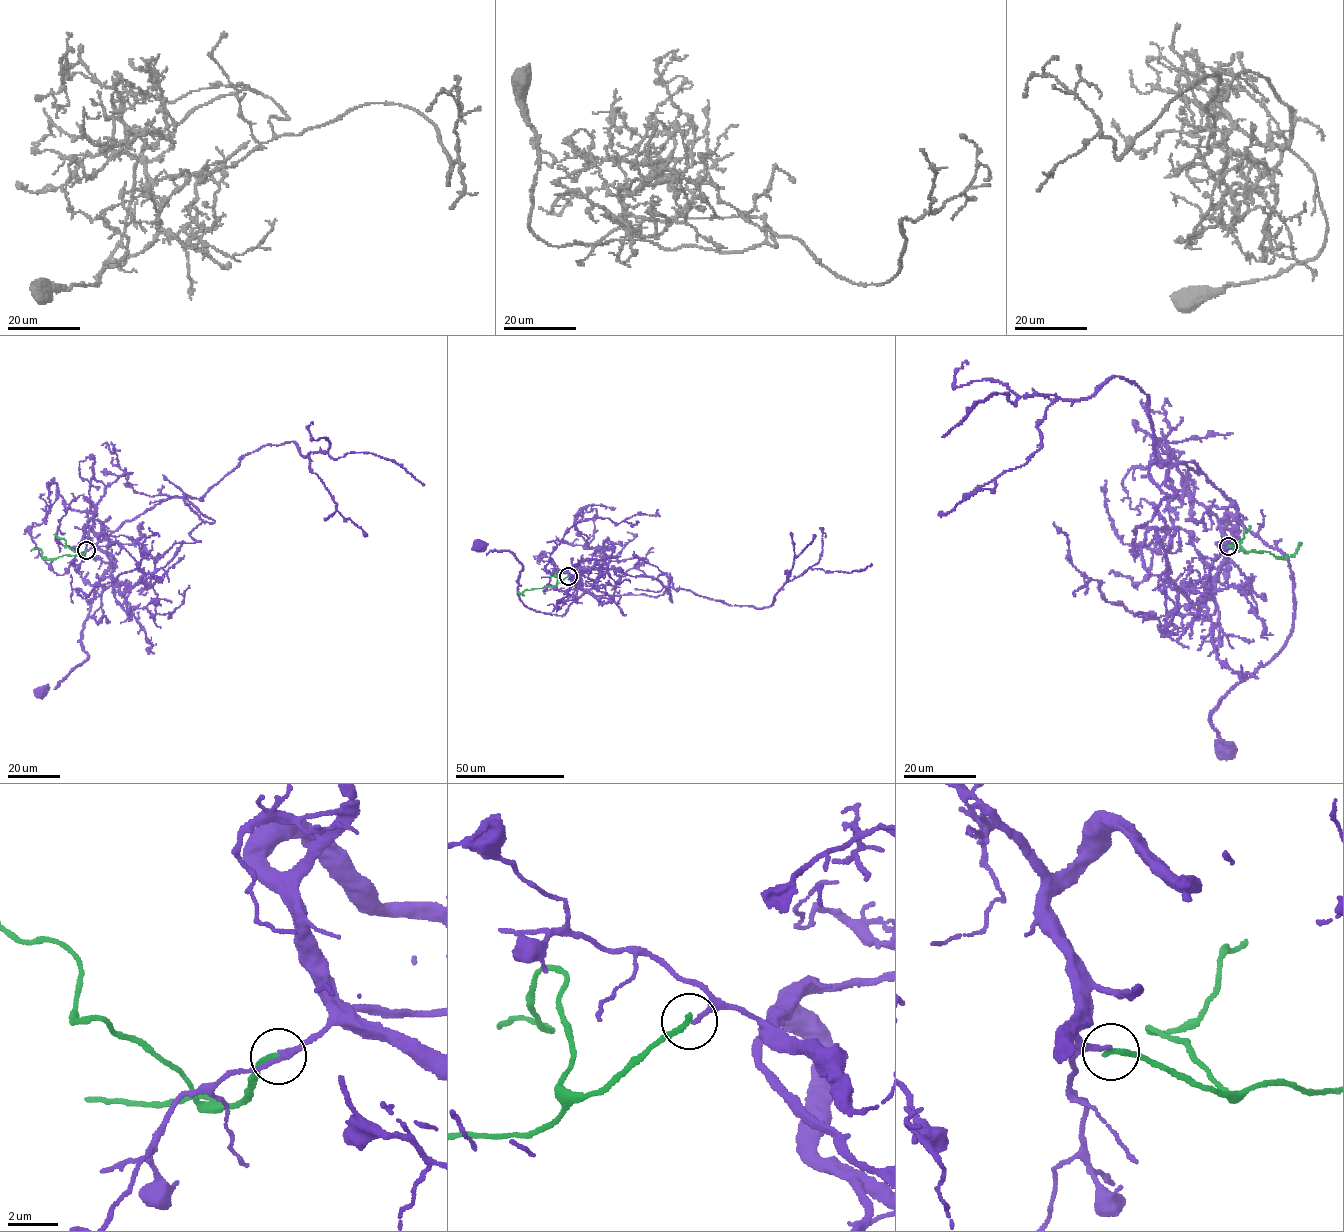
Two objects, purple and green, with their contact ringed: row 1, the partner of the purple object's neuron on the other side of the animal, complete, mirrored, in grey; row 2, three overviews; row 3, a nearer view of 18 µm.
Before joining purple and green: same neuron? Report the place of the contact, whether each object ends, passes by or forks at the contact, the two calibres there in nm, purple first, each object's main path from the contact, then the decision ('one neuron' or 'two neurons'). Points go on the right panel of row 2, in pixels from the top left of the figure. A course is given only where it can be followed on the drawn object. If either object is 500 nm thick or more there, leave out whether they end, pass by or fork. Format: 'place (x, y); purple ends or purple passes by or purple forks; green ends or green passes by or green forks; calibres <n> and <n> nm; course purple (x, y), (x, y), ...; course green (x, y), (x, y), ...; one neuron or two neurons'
place (1228, 546); purple ends; green ends; calibres 180 and 240 nm; course purple (1228, 545), (1220, 524), (1231, 513), (1286, 557), (1294, 604), (1285, 644), (1212, 712), (1228, 744), (1222, 746); course green (1228, 546), (1246, 553), (1270, 552), (1285, 559), (1292, 555), (1298, 547); two neurons

